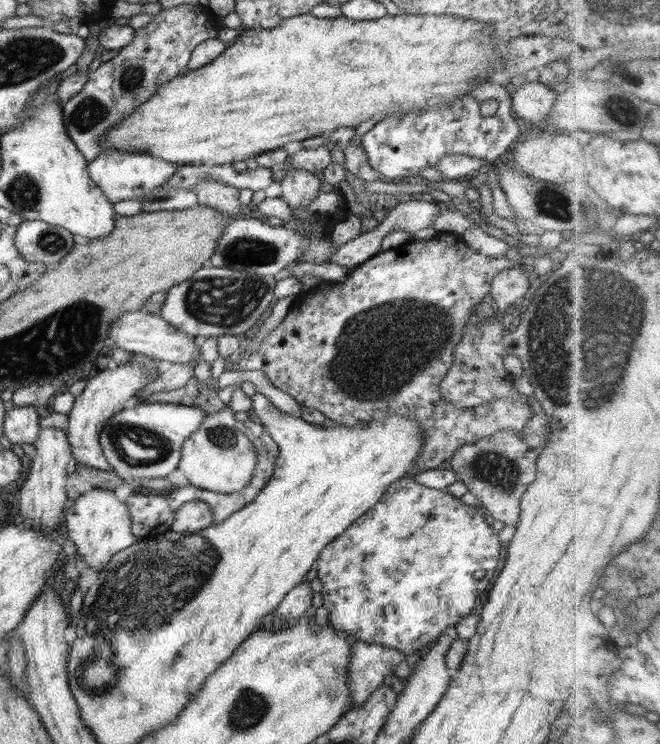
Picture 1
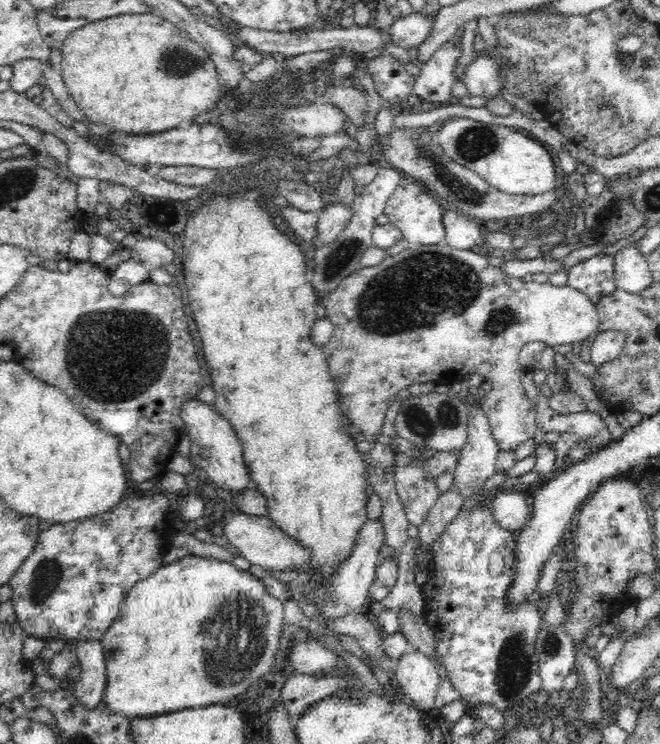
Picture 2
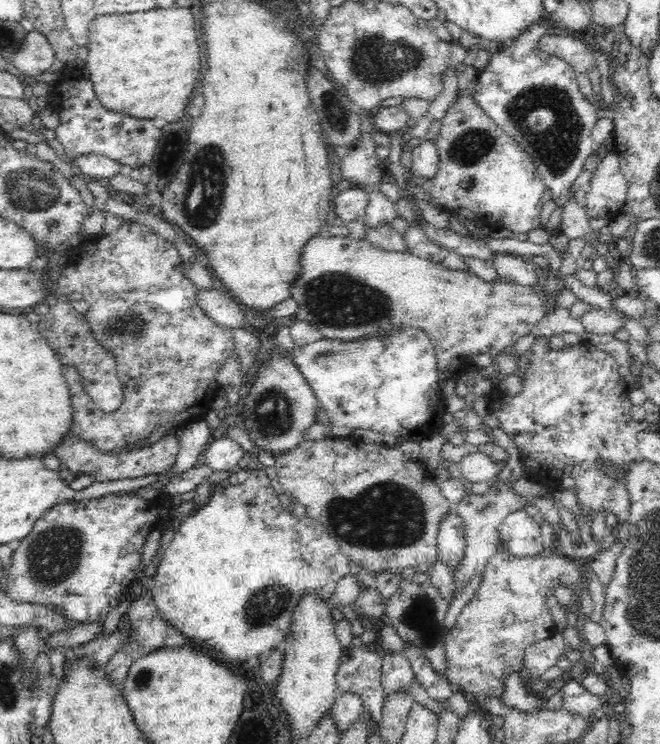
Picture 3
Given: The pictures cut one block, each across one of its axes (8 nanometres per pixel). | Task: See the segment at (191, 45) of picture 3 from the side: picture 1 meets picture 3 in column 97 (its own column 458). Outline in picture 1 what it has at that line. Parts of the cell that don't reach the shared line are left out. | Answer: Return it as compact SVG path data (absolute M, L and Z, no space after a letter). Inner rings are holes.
M311 13L293 16L292 18L280 20L276 28L243 29L241 34L229 45L220 56L212 62L205 64L202 68L193 71L184 71L178 77L158 87L148 100L136 107L125 120L117 122L101 137L101 148L115 149L121 152L138 153L155 157L178 166L182 165L222 165L234 162L255 159L260 154L282 148L293 141L303 141L312 137L321 136L324 132L334 132L338 128L356 128L361 122L372 118L388 118L390 116L401 116L402 113L424 111L436 105L450 103L470 91L476 83L490 80L495 72L502 72L506 63L504 49L498 50L494 46L500 44L498 32L492 24L486 26L484 22L466 20L458 16L413 16L411 14L386 15L378 20L352 20L341 15L336 18L318 18Z

